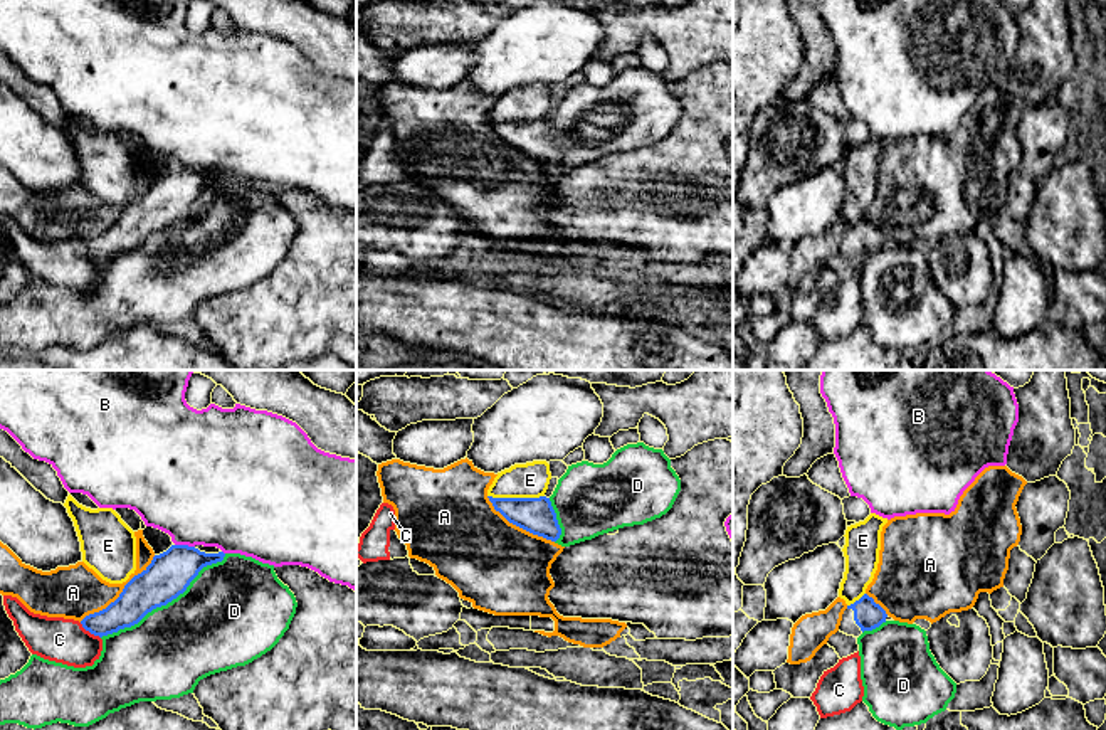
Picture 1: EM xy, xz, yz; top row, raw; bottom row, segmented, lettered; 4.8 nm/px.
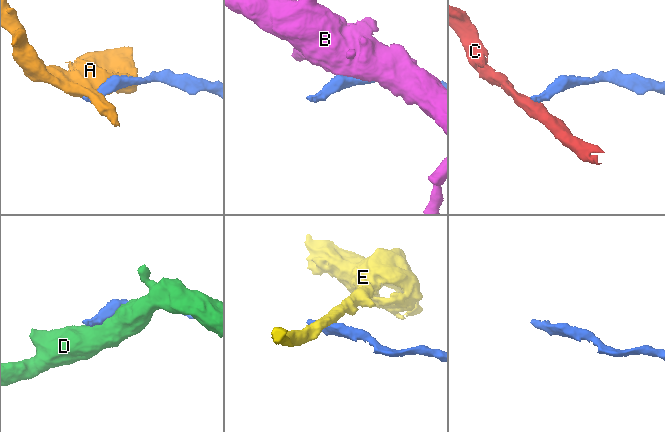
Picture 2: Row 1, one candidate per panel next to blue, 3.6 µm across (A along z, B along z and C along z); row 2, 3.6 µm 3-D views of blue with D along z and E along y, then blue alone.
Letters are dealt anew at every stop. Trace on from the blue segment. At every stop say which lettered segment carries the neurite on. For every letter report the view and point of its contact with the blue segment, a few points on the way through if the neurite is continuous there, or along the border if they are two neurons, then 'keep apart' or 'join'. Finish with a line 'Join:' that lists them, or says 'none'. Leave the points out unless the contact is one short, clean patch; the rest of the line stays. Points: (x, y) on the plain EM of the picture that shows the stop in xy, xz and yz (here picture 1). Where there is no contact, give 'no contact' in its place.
A: contact xy (120, 217); keep apart
B: contact xy (185, 169); keep apart
C: contact xy (89, 254); border xy (79, 246), (100, 261); keep apart
D: contact xy (165, 227); keep apart
E: contact xz (516, 121); border xz (488, 118), (543, 120); keep apart
Join: none

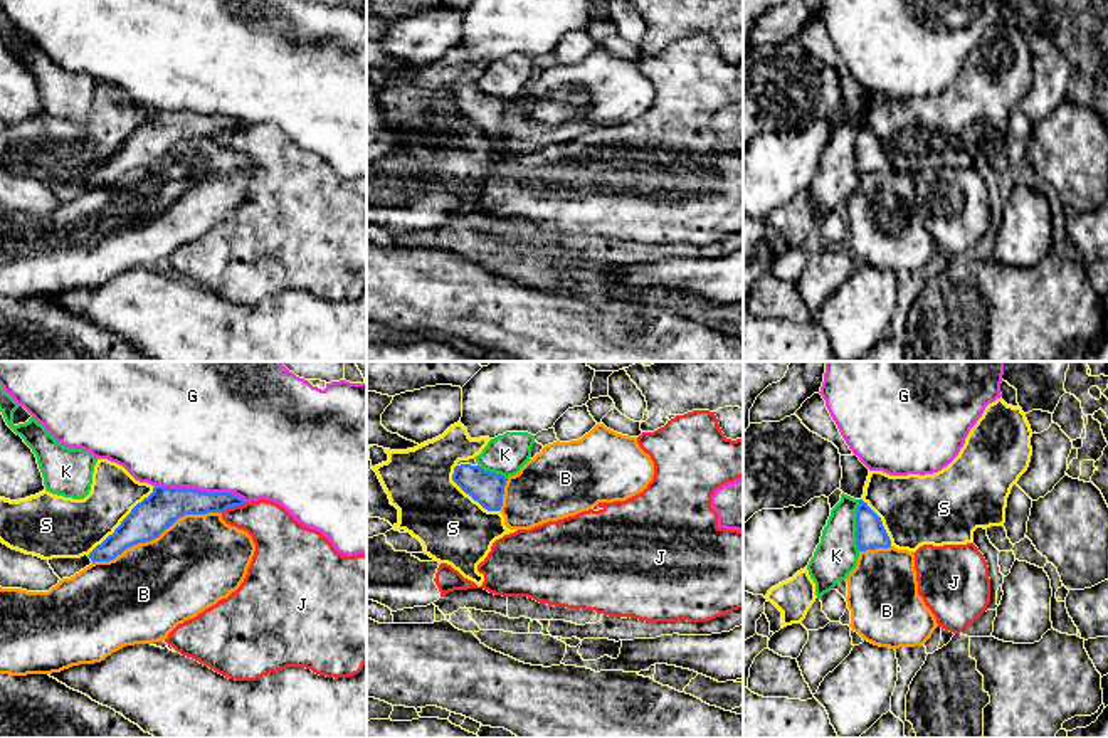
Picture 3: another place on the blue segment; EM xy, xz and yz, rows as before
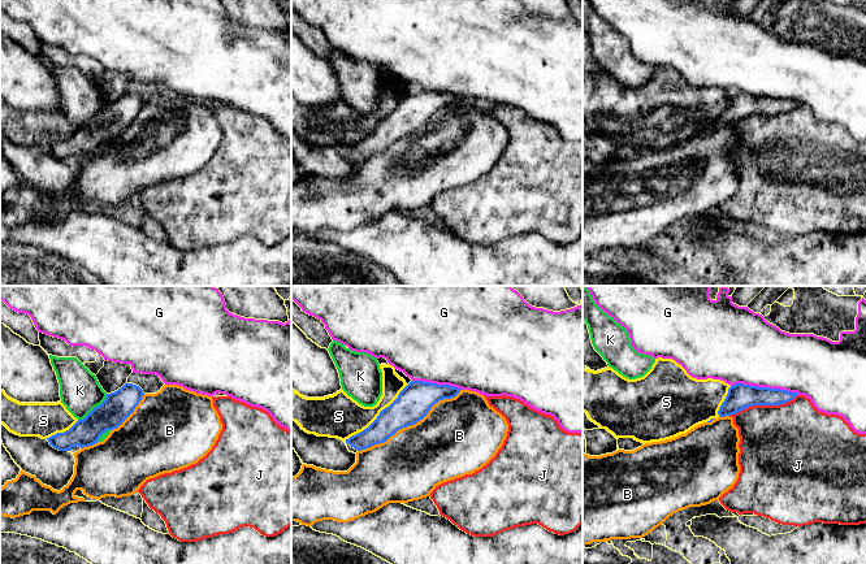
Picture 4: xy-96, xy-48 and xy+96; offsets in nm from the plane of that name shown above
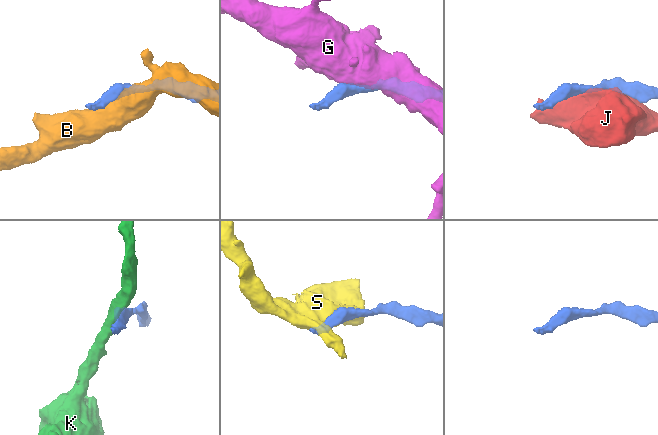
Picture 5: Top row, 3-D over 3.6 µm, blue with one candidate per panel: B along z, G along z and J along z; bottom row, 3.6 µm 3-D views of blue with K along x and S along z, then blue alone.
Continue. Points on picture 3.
B: contact xy (157, 160); keep apart
G: contact xy (200, 115); keep apart
J: contact xy (234, 128); keep apart
K: contact yz (856, 148); border yz (860, 123), (856, 137), (858, 173); keep apart
S: contact xy (121, 145); keep apart
Join: none

